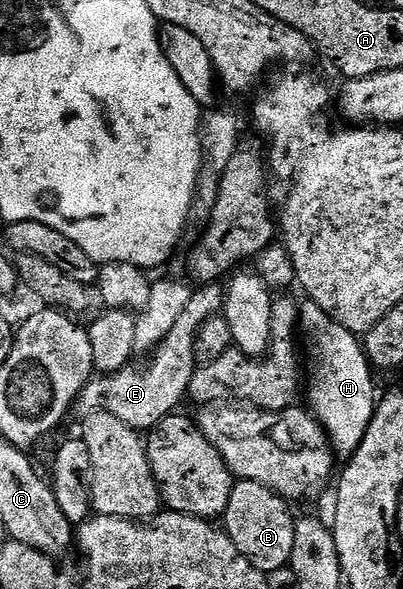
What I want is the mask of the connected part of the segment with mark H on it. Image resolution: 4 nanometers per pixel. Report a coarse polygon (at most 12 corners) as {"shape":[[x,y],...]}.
{"shape":[[319,304],[299,306],[308,409],[338,459],[371,424],[362,339]]}

